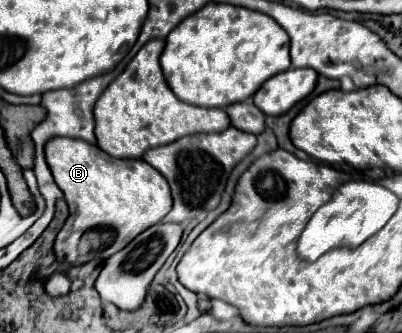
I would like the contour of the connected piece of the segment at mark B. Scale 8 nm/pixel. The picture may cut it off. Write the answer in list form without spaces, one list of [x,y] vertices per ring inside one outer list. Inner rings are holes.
[[[62,136],[52,138],[44,146],[44,152],[50,172],[70,208],[70,216],[54,242],[60,262],[78,266],[94,258],[106,260],[134,236],[160,222],[172,208],[168,182],[144,160],[112,158],[86,140]]]

